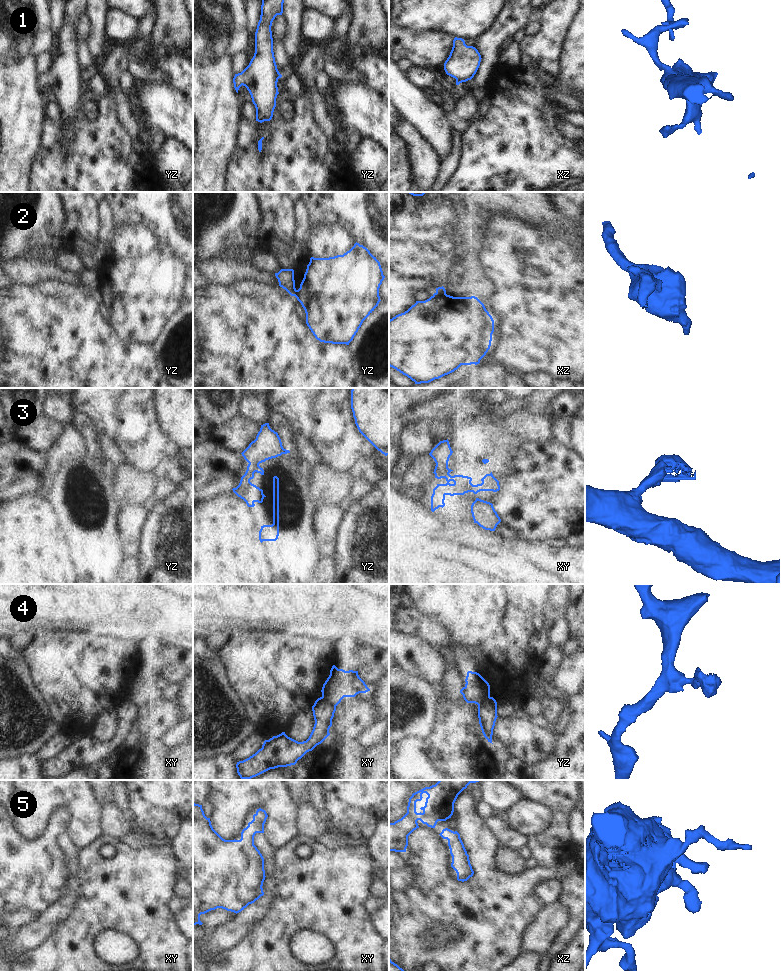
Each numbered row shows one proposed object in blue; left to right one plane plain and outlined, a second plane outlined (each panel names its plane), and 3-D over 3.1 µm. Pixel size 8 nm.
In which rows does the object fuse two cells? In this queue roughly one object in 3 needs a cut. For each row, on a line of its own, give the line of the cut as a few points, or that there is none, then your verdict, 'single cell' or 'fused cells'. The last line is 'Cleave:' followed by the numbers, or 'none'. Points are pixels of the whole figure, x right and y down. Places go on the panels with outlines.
1: no cut | single cell
2: xz (445, 293), (433, 296) | fused cells
3: no cut | single cell
4: xy (322, 696), (326, 697), (335, 707) | fused cells
5: no cut | single cell
Cleave: 2, 4

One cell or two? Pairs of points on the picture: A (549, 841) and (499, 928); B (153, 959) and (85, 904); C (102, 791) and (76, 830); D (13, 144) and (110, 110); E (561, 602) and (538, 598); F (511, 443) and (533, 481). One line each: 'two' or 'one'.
A: two
B: one
C: two
D: two
E: two
F: two

